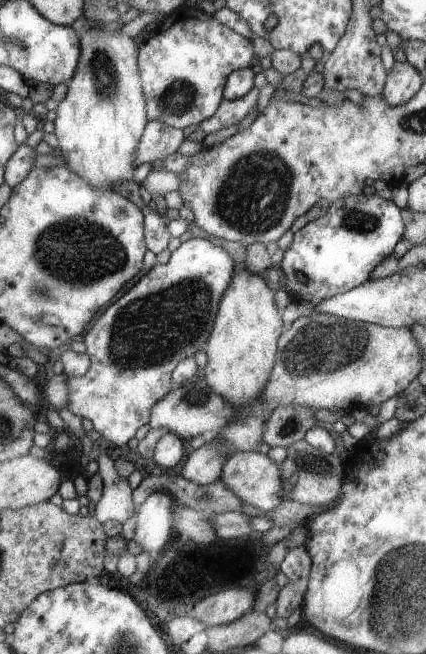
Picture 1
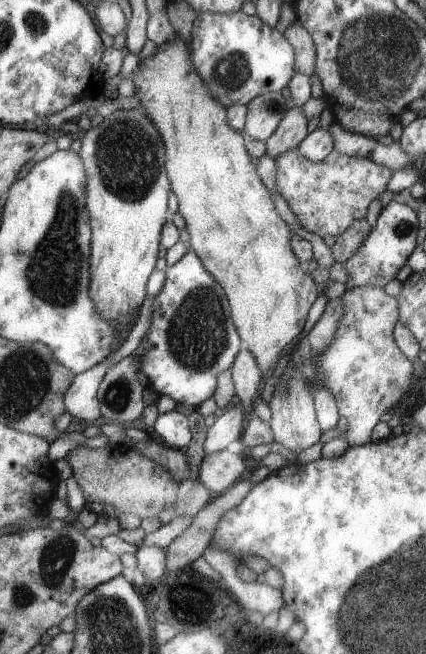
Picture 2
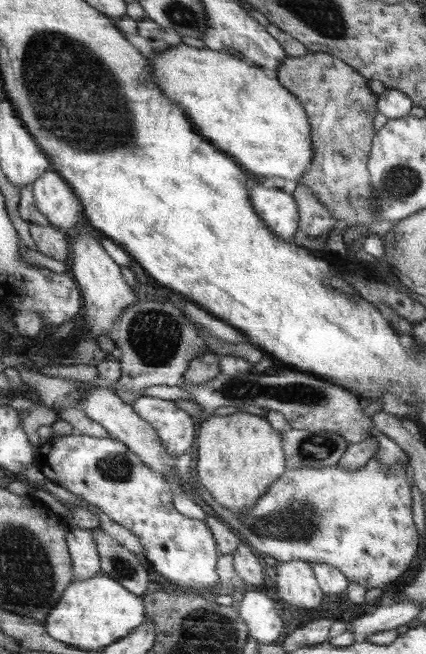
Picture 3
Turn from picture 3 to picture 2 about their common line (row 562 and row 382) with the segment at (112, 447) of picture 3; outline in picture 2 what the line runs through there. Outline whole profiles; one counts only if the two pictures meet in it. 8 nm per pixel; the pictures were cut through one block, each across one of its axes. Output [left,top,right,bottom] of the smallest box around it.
[140,250,243,409]

